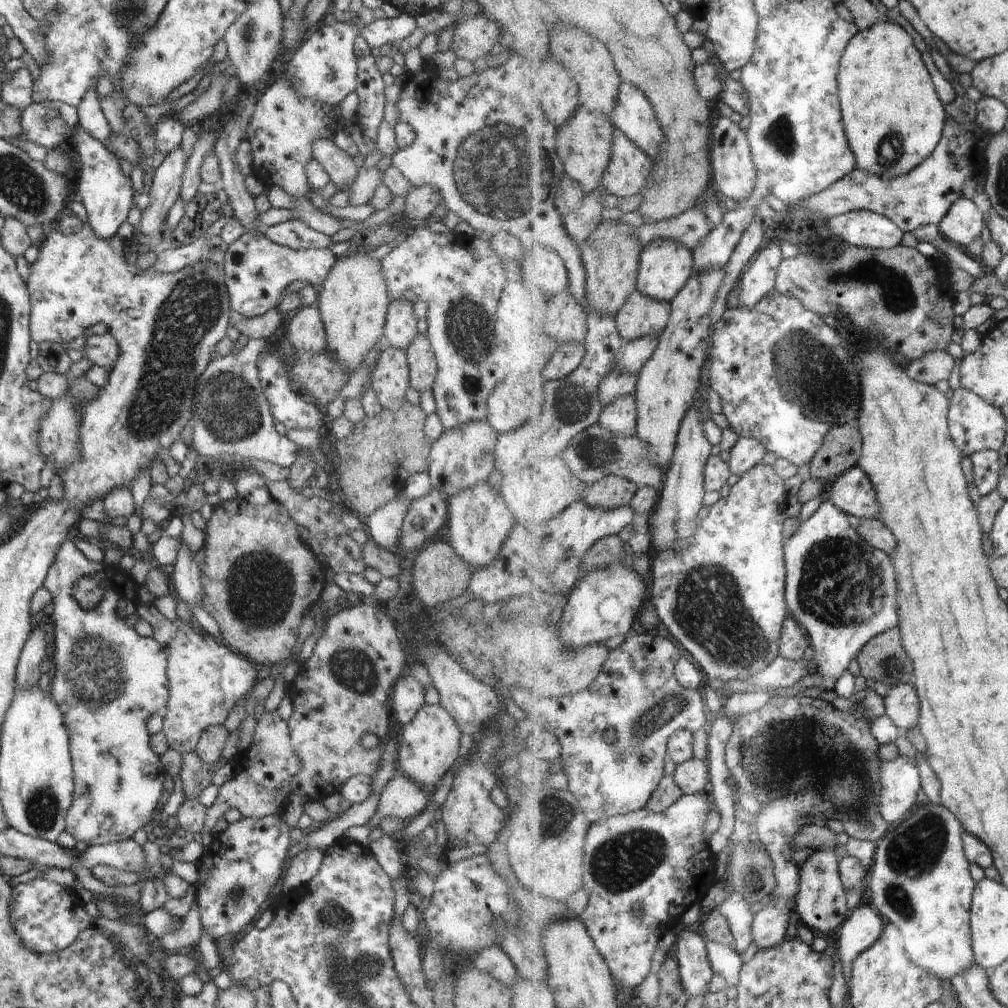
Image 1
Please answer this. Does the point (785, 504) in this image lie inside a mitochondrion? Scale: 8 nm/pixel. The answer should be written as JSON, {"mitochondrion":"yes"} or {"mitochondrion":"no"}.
{"mitochondrion":"no"}

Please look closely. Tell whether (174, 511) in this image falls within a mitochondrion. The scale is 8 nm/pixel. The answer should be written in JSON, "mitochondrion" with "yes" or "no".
{"mitochondrion":"no"}

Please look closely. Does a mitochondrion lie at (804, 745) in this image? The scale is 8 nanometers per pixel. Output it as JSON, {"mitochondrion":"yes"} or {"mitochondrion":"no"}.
{"mitochondrion":"yes"}

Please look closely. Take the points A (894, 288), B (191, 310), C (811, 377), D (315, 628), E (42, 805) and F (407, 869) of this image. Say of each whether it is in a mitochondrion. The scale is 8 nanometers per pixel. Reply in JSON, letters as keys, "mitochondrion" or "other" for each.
{"A":"mitochondrion","B":"mitochondrion","C":"mitochondrion","D":"other","E":"mitochondrion","F":"other"}

